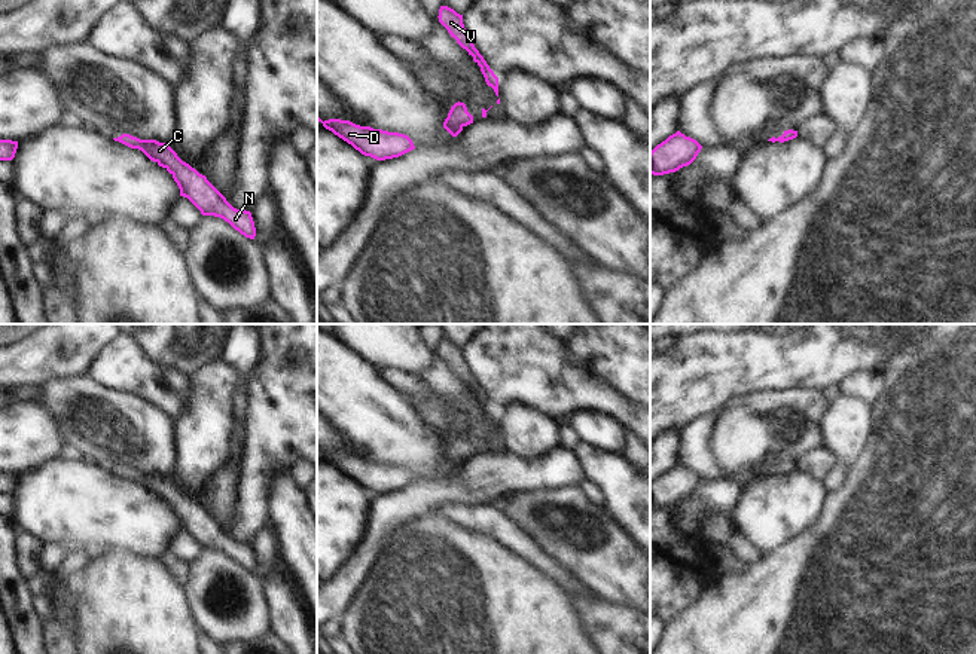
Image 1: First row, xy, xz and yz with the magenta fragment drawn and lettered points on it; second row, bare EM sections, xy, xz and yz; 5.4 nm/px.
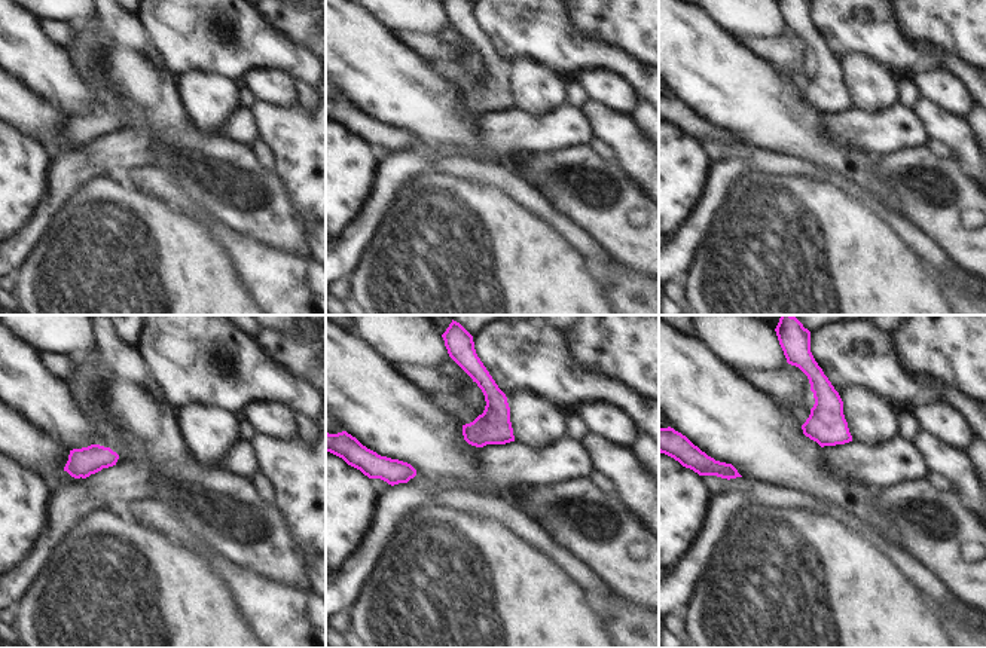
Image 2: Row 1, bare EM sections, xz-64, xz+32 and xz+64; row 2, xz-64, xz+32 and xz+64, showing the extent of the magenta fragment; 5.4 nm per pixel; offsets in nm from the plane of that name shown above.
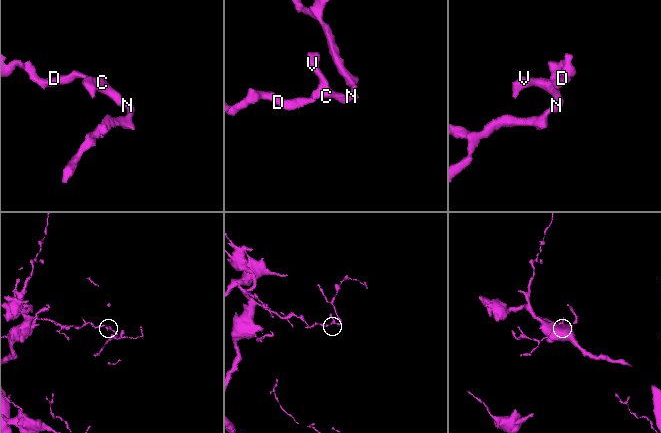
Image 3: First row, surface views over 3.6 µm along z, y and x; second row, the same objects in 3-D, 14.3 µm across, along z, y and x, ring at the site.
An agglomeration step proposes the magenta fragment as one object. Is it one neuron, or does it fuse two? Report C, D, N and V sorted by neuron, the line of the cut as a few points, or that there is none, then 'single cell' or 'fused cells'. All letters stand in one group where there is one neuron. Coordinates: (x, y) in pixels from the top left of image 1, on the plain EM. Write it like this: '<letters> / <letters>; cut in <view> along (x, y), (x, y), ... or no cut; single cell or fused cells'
C D N V; no cut; single cell

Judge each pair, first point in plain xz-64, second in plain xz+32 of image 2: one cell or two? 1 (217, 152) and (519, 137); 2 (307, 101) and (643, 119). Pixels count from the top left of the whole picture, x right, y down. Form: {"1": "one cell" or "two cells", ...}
{"1": "two cells", "2": "one cell"}

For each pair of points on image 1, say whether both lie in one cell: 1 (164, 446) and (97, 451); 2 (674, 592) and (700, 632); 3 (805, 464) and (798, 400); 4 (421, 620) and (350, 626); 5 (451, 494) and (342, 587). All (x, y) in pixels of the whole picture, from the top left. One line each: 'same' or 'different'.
1: same
2: different
3: different
4: same
5: same

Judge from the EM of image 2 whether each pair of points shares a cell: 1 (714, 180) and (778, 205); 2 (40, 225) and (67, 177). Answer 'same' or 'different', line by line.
1: different
2: same

